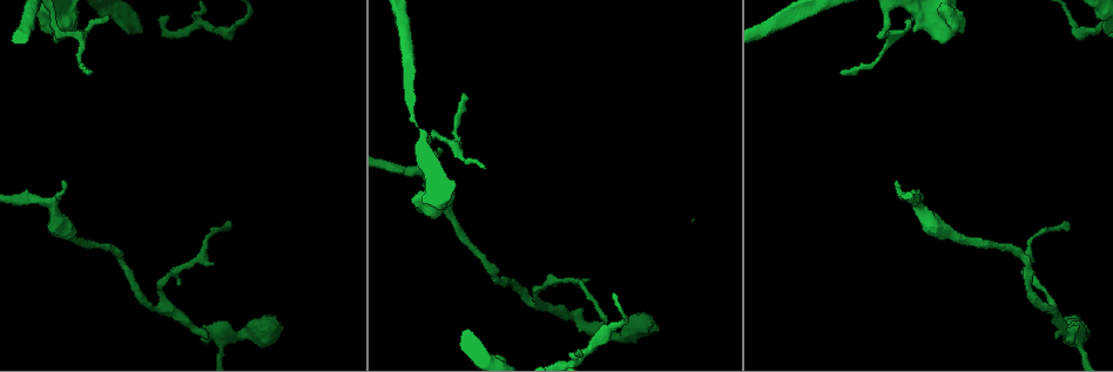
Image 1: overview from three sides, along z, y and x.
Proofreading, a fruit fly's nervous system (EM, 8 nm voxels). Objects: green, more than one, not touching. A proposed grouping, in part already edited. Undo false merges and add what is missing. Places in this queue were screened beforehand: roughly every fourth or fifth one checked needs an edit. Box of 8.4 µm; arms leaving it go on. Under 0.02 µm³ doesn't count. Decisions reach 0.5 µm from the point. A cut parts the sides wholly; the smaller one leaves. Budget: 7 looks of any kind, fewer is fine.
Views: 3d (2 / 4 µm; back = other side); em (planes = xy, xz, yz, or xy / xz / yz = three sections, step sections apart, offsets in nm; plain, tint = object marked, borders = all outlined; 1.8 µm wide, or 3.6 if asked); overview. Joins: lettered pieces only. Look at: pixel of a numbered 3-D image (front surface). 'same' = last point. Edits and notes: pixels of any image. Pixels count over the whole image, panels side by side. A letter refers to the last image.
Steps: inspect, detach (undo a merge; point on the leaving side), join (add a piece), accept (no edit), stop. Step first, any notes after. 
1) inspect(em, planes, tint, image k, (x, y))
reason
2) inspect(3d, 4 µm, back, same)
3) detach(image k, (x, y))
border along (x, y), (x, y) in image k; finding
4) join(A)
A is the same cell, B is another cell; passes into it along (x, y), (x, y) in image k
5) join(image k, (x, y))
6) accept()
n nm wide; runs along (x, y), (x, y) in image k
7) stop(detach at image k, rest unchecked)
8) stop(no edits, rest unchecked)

inspect(em, planes, tint, image 1, (604, 323))
free end

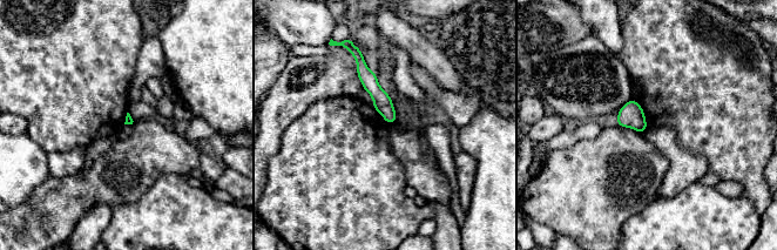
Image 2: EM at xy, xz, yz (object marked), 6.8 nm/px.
inspect(em, planes, borders, same)

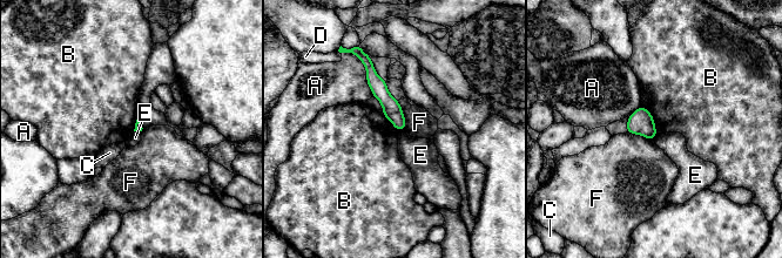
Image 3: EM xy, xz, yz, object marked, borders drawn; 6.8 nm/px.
accept()
A, B, C, D, E and F are other cells; runs along (368, 65), (373, 81), (402, 127) in image 3; no lettered piece goes on from it

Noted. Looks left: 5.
inspect(em, yz, step 4, tint, image 1, (912, 30))
stops while still wide

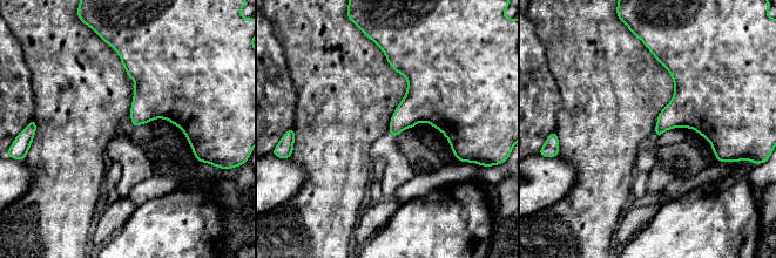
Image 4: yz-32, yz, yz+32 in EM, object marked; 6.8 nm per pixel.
inspect(em, planes, tint, same)
cut it another way

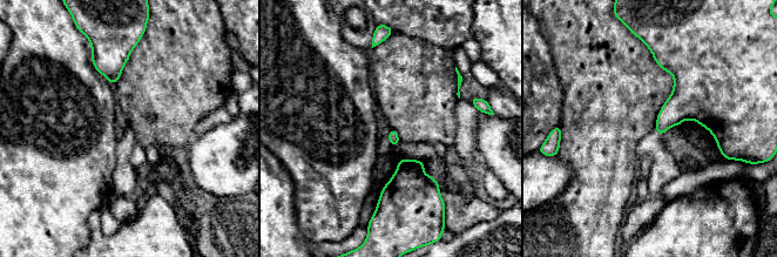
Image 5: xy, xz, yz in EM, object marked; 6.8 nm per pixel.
inspect(em, planes, borders, same)

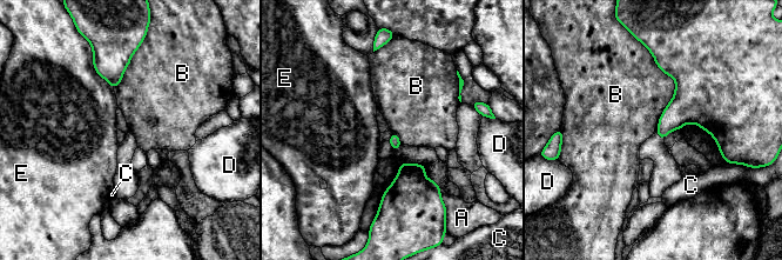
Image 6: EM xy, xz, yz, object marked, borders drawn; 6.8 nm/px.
accept()
A, B, C, D and E are other cells; no lettered piece goes on from it

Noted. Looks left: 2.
stop(no edits, rest unchecked)

